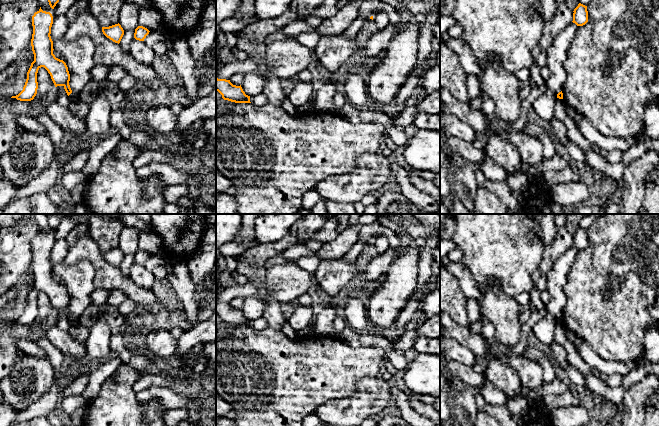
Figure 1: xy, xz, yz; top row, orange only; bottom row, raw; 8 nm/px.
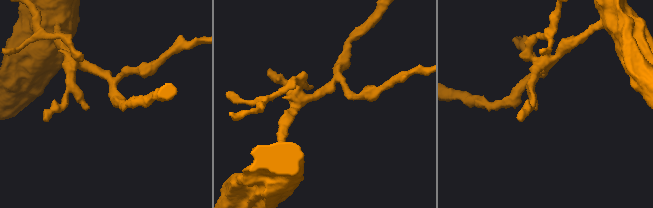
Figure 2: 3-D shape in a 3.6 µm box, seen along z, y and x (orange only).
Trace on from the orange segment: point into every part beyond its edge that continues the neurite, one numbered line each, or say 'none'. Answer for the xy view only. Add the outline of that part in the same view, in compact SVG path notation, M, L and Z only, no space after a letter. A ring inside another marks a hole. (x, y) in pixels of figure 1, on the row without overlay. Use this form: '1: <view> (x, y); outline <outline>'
none

